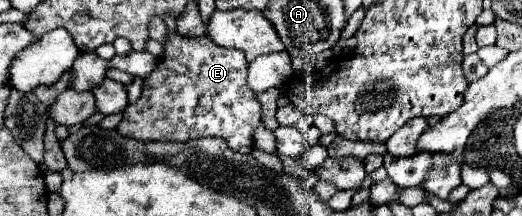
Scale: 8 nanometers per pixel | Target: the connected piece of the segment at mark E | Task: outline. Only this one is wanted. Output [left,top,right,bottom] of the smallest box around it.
[116,31,262,153]

